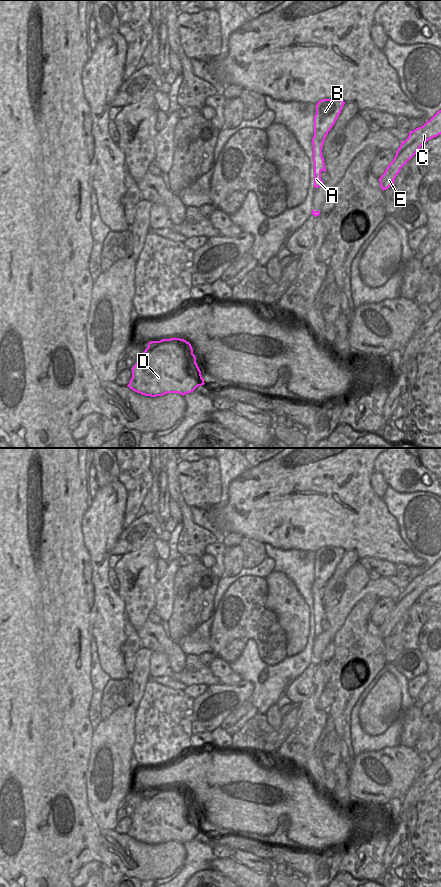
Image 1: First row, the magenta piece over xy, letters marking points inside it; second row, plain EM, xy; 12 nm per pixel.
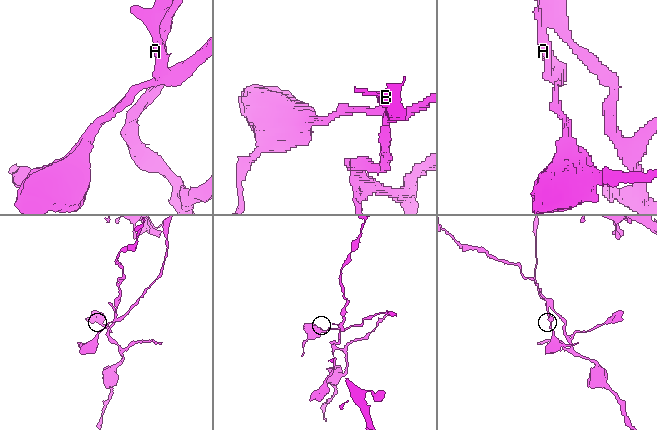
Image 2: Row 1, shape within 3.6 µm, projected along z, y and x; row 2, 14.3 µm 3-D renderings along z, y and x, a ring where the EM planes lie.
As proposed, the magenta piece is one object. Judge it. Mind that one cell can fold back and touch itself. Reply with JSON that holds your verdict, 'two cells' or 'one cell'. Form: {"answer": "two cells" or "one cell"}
{"answer": "two cells"}

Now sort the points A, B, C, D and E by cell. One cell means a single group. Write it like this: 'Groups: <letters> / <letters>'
Groups: A C D E / B

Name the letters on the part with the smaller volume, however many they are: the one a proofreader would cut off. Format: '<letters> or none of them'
A, C, D, E

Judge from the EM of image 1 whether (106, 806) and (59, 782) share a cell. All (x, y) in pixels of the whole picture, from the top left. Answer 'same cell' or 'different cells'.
different cells

